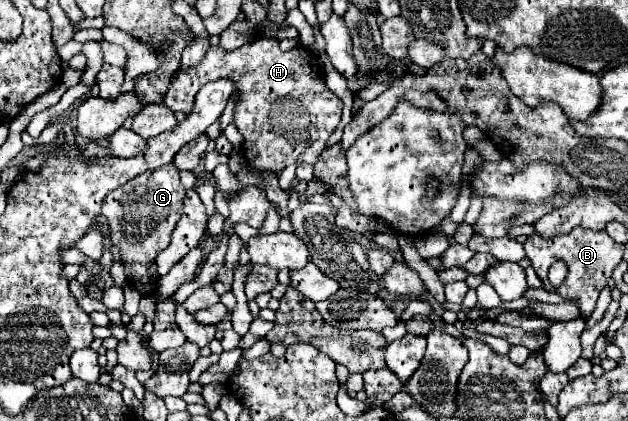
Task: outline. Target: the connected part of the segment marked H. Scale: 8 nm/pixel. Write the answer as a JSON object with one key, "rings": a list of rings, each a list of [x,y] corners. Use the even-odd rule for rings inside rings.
{"rings":[[[257,37],[253,43],[247,43],[231,53],[223,51],[221,47],[209,47],[205,57],[195,67],[181,67],[177,71],[177,75],[173,75],[163,103],[171,111],[175,111],[175,113],[181,111],[187,115],[193,109],[197,91],[205,83],[217,81],[217,79],[231,79],[235,83],[233,91],[239,91],[235,113],[233,113],[233,123],[235,123],[237,131],[243,135],[243,155],[251,167],[255,167],[259,171],[279,173],[281,169],[285,169],[291,163],[295,163],[295,165],[301,165],[301,163],[315,165],[317,163],[317,157],[325,149],[327,137],[339,125],[343,103],[327,89],[327,85],[321,77],[319,61],[309,49],[295,47],[291,51],[281,51],[279,41],[267,39],[267,37]]]}

